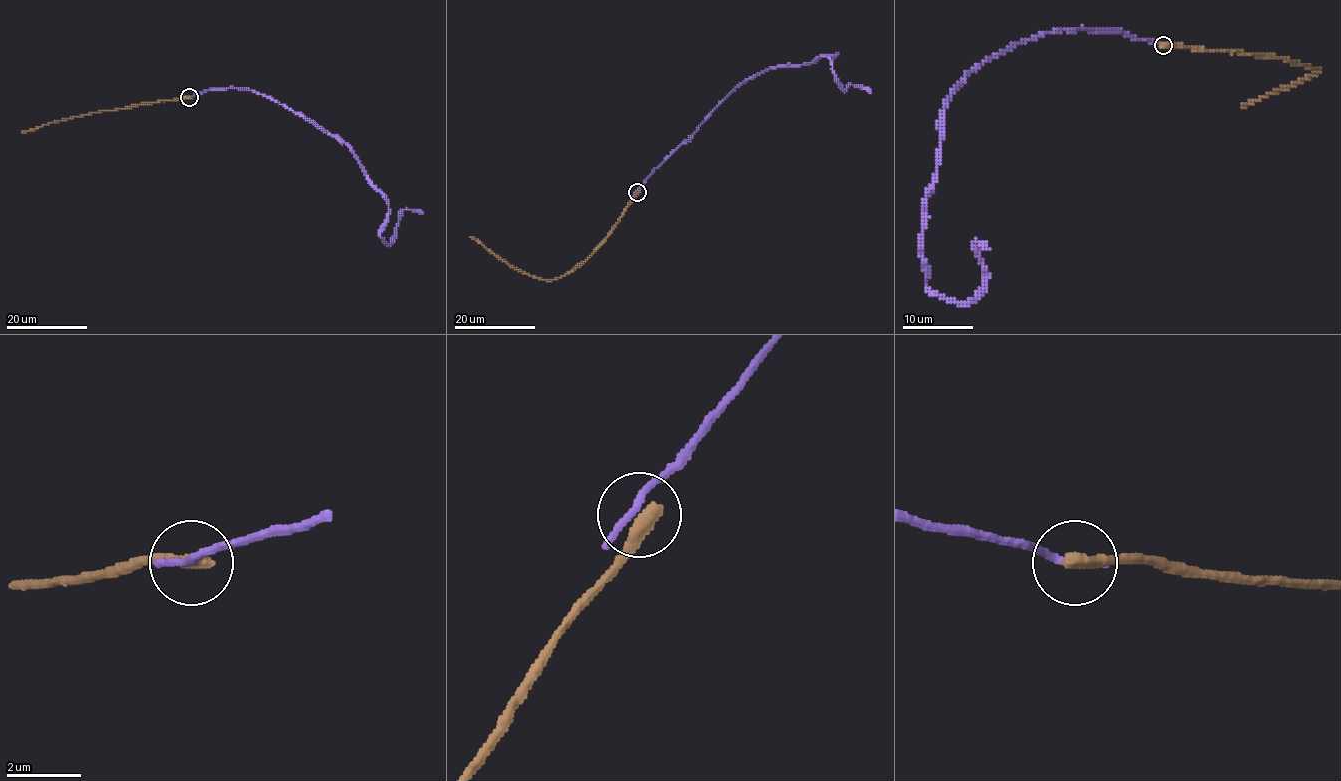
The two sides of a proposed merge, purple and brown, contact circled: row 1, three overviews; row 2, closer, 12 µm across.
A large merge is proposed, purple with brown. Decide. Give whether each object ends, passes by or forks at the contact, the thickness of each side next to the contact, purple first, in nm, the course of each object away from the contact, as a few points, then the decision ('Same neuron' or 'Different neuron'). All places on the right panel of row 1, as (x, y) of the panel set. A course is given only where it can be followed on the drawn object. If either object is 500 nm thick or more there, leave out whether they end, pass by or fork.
At the ring purple ends. At the ring brown ends. Thickness 240 nm (purple) against 440 nm. Course of purple: (1163, 46), (1046, 32), (952, 92), (922, 232), (927, 287), (969, 301), (985, 280), (977, 241), (989, 250). Course of brown: (1163, 46), (1241, 51), (1285, 58), (1317, 69), (1294, 83), (1241, 106). Different neuron

